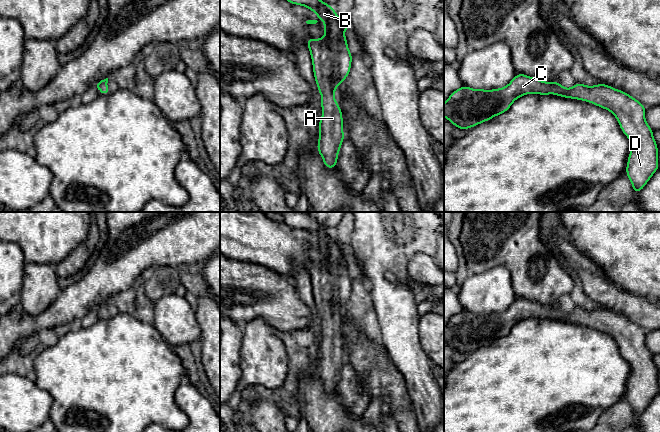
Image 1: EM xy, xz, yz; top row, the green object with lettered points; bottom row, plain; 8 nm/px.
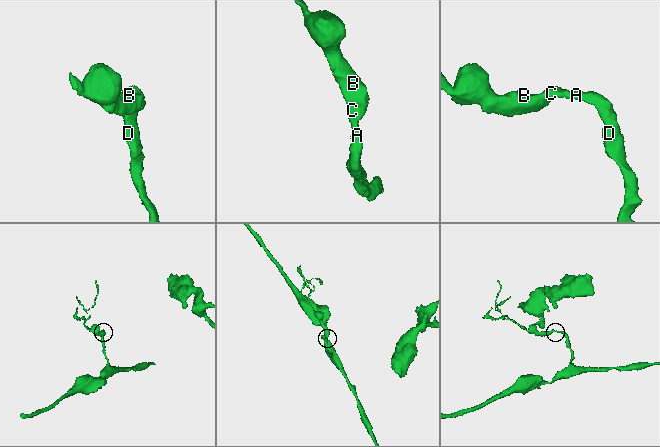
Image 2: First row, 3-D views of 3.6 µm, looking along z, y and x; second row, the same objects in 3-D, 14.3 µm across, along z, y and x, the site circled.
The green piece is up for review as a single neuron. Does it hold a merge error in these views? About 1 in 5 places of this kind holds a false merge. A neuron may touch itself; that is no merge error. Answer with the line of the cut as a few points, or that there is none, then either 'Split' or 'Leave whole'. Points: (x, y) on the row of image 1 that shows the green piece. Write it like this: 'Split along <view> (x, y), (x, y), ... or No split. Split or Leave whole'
No split. Leave whole

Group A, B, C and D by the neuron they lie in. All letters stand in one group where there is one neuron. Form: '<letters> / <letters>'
A B C D

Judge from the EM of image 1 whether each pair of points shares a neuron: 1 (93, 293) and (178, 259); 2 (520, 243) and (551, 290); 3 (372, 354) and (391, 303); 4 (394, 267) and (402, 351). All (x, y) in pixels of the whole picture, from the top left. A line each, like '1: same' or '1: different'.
1: same
2: same
3: different
4: same

